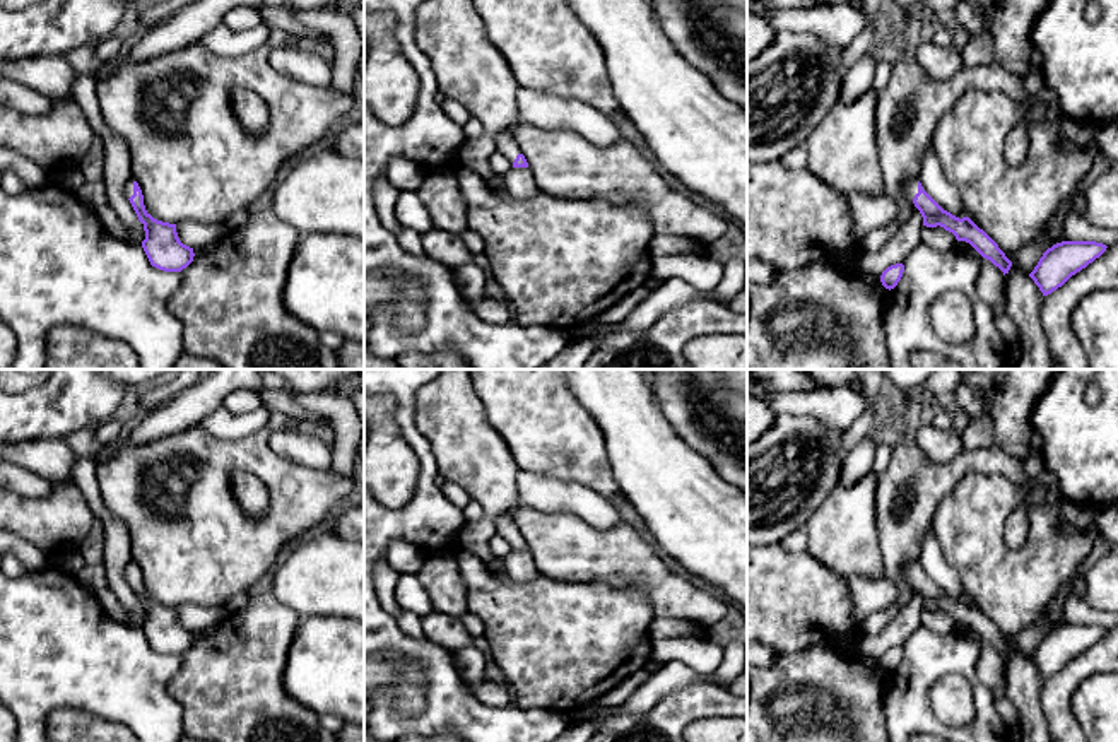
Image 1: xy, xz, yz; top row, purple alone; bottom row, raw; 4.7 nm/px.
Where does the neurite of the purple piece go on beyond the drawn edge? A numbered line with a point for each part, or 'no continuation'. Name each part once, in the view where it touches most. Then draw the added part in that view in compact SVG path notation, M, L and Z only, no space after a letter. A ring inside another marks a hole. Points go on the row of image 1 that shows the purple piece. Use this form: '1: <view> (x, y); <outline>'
1: yz (910, 188); M915 180L915 181L906 181L906 183L903 185L903 193L904 193L904 197L906 197L908 200L913 202L915 195L918 193L918 180Z

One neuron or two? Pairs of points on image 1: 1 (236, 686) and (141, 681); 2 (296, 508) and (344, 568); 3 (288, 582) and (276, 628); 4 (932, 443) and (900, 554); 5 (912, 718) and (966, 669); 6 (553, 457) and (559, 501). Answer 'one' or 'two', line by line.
1: two
2: two
3: two
4: two
5: one
6: two

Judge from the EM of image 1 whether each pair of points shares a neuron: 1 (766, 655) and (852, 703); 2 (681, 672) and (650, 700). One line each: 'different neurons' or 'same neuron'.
1: different neurons
2: same neuron

